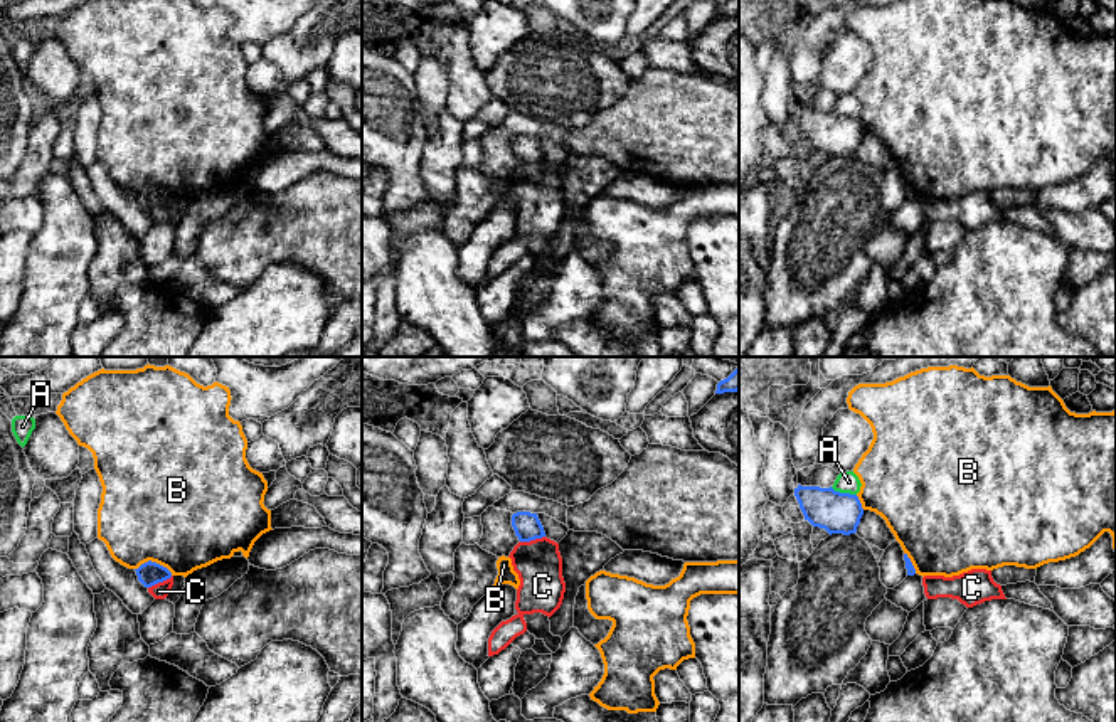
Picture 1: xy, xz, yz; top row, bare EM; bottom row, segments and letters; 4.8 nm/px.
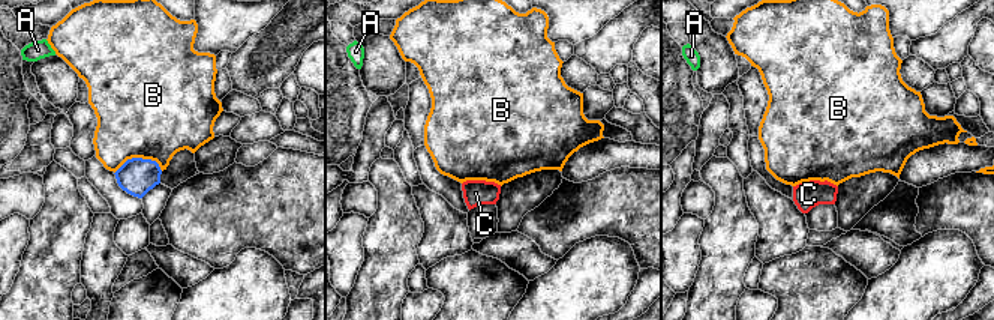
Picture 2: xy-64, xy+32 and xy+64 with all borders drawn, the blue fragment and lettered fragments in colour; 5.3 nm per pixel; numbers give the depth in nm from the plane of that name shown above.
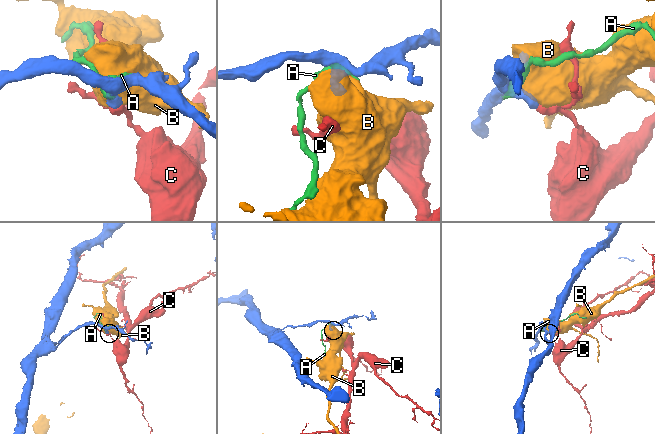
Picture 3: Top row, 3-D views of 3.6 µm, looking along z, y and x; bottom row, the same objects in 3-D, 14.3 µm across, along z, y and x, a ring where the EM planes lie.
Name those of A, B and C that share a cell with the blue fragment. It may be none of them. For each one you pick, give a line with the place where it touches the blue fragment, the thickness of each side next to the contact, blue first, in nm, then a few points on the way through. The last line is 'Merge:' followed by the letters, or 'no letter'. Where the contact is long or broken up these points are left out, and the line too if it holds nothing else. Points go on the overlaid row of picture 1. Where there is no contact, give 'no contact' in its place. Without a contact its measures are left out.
Merge: no letter

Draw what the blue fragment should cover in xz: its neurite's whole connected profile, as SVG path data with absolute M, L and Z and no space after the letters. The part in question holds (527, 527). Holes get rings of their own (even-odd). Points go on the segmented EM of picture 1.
M517 512L512 515L512 527L520 542L530 542L545 537L537 513Z

